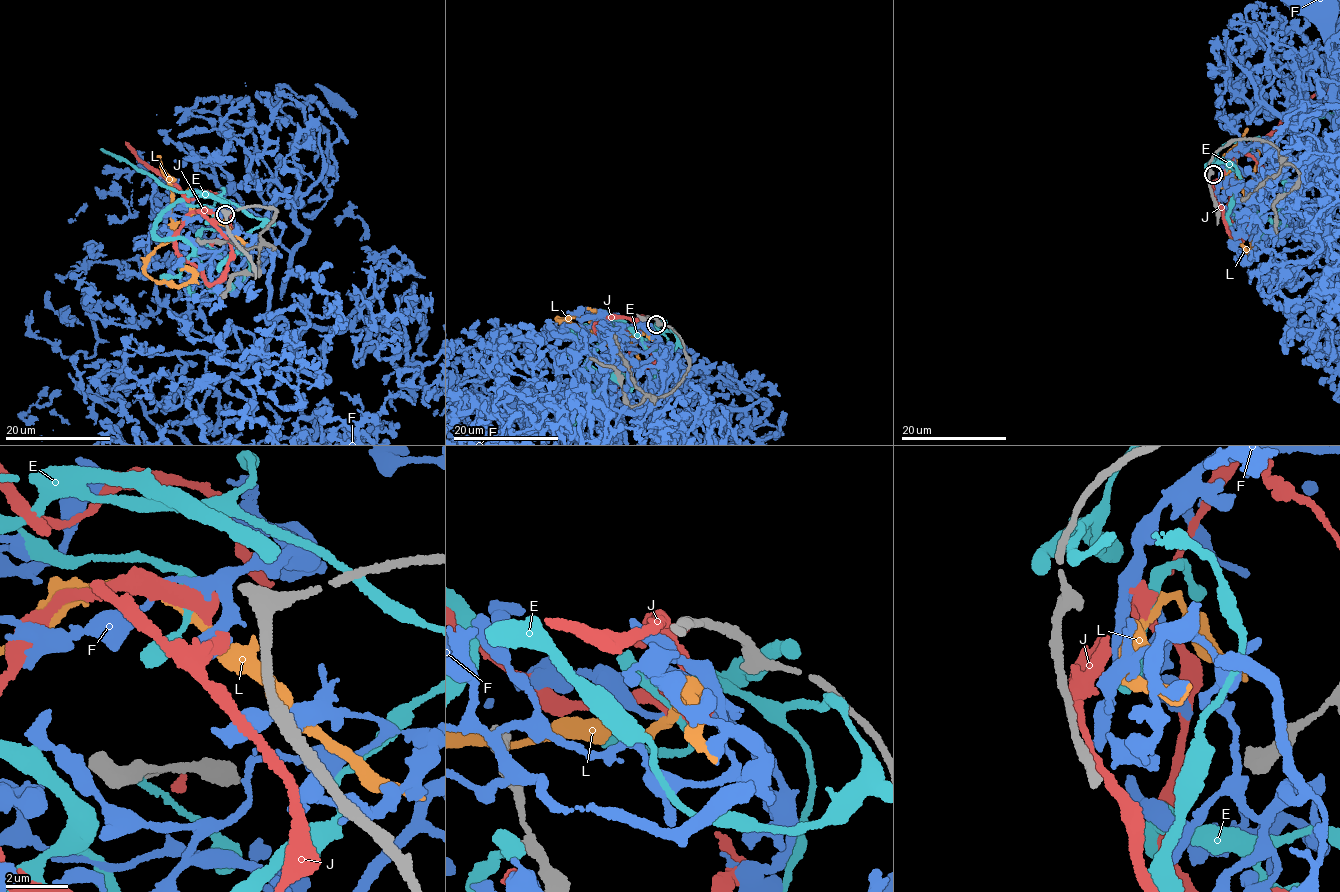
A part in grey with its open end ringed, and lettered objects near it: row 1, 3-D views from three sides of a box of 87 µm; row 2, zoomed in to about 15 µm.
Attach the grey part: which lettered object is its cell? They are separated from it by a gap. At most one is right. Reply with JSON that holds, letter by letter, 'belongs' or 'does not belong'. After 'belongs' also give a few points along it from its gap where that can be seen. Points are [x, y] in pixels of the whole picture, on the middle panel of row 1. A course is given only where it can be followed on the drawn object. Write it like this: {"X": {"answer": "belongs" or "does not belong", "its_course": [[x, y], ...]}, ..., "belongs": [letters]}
{"E": {"answer": "does not belong"}, "F": {"answer": "does not belong"}, "J": {"answer": "does not belong"}, "L": {"answer": "belongs"}, "belongs": ["L"]}

